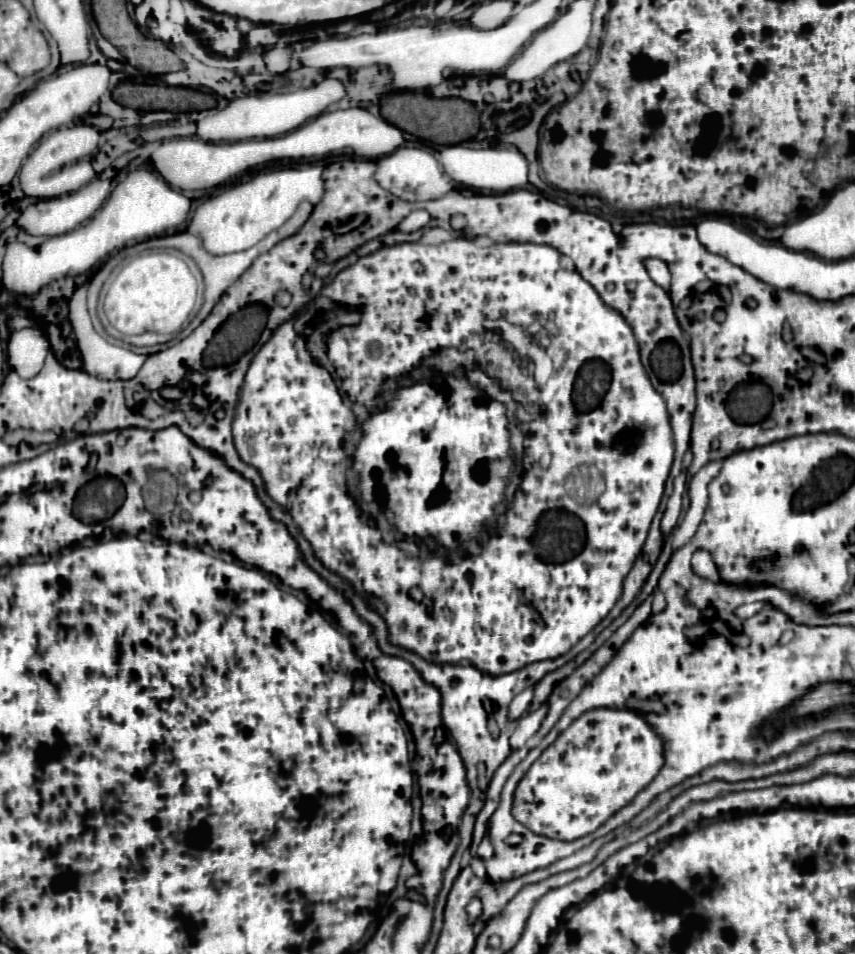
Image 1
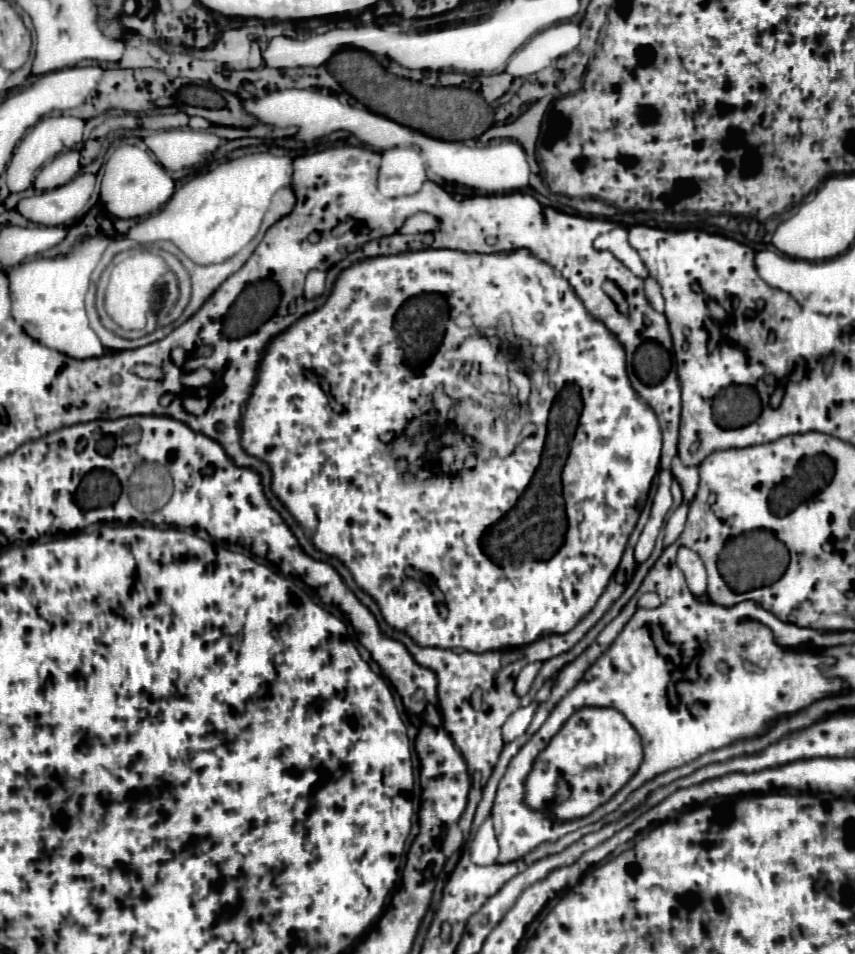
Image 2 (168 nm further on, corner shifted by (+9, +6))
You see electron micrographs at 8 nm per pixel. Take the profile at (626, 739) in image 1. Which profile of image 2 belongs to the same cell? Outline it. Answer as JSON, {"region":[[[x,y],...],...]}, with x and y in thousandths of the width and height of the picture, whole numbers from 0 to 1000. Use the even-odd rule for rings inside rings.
{"region":[[[681,742],[662,755],[657,765],[627,792],[615,816],[613,841],[655,862],[683,857],[711,841],[744,811],[749,799],[751,776],[727,746],[718,742]]]}

